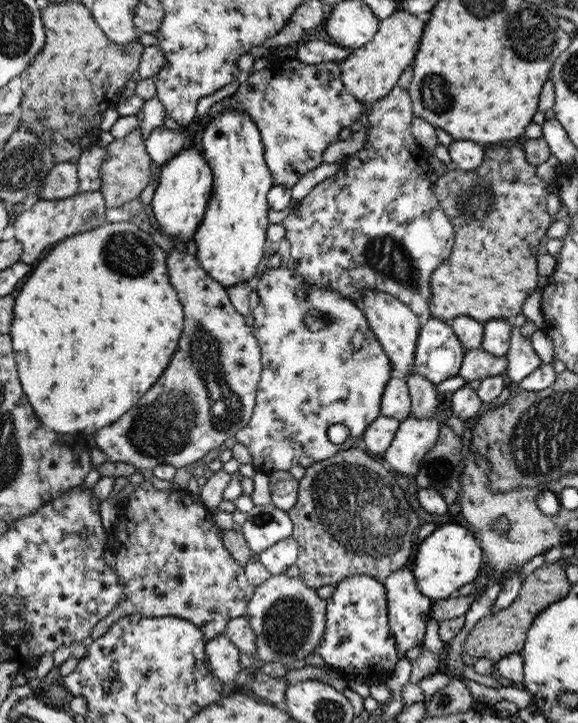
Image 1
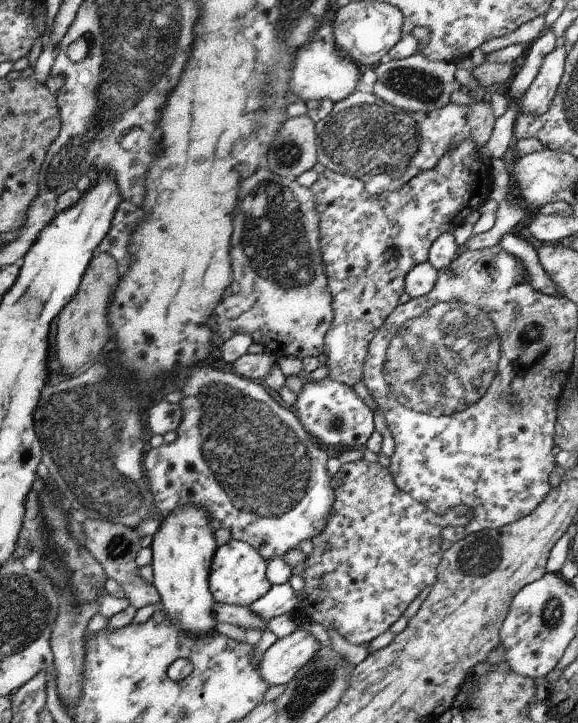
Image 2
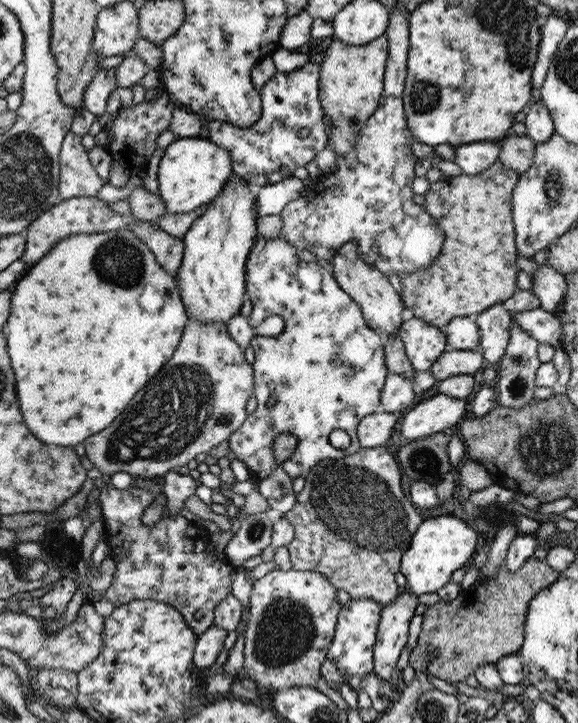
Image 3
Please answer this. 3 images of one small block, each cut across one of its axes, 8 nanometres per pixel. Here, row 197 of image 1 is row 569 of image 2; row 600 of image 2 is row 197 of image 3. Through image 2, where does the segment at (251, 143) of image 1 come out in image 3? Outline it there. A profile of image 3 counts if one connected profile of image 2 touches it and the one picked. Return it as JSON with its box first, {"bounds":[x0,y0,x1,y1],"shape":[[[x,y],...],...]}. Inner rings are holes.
{"bounds":[177,174,256,324],"shape":[[[234,174],[209,208],[186,231],[177,286],[187,316],[197,322],[223,324],[239,312],[246,293],[246,259],[256,235],[255,188]]]}

